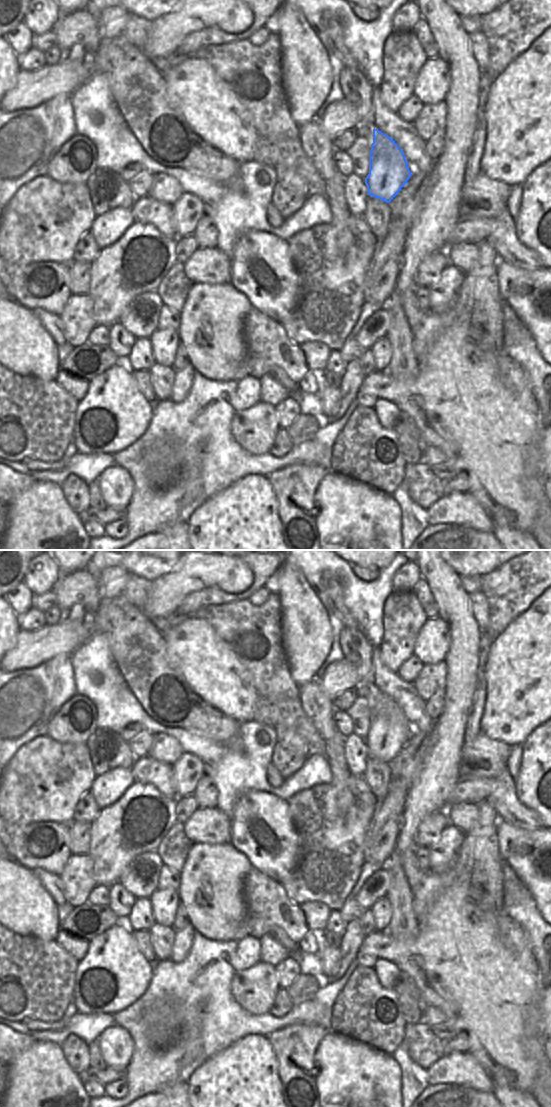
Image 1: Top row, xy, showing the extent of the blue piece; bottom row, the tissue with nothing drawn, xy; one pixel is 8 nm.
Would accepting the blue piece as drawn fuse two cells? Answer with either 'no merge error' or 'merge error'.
no merge error

